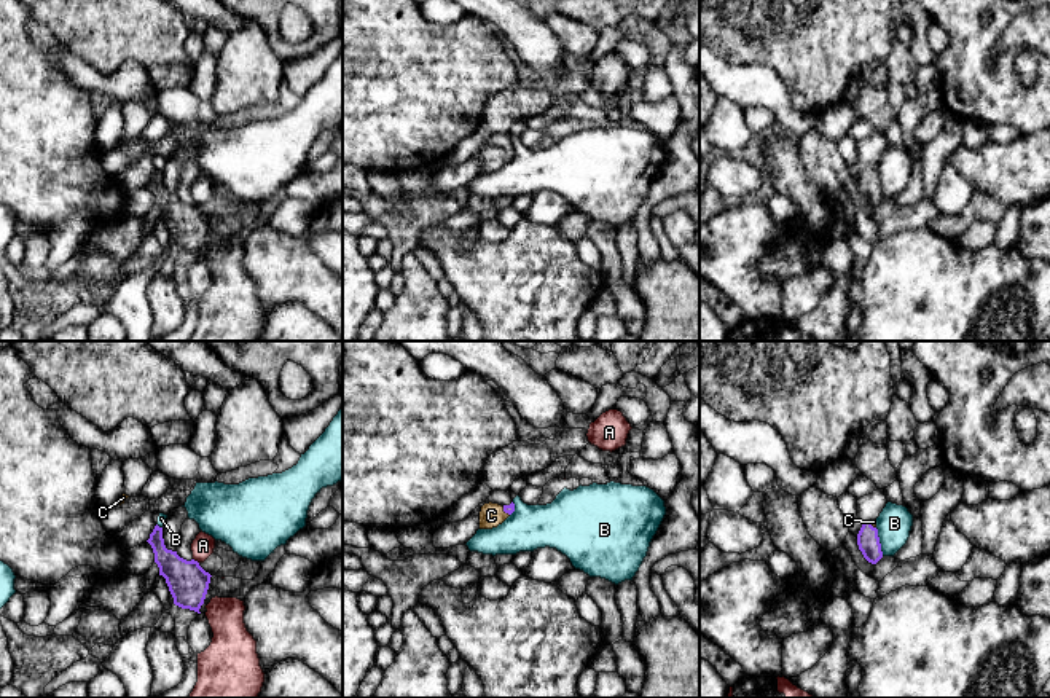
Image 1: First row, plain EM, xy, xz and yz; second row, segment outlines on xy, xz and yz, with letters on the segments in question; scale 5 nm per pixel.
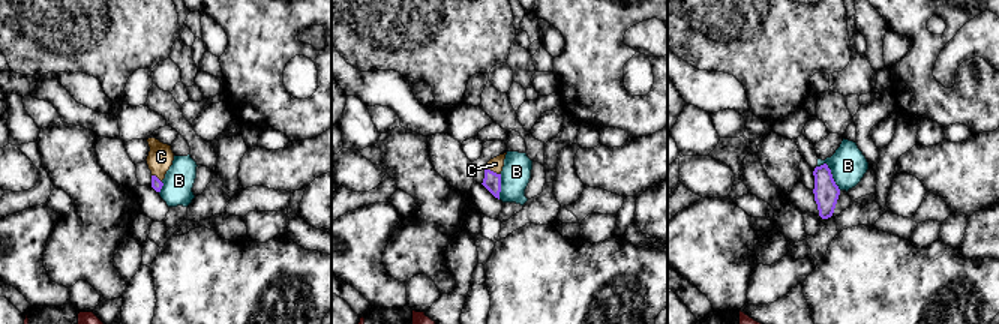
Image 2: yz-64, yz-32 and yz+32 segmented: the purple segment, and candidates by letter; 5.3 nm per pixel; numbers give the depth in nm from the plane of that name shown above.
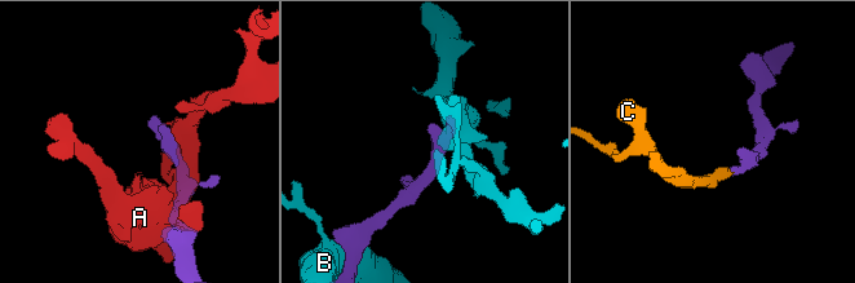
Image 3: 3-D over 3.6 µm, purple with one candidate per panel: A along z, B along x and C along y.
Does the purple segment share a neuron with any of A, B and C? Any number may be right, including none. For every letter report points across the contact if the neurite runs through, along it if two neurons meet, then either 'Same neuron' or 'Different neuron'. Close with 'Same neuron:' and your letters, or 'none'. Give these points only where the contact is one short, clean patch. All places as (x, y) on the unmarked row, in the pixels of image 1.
A: Different neuron
B: Different neuron
C: Path across: xz (509, 152), (505, 155), (491, 158). Same neuron
Same neuron: C

